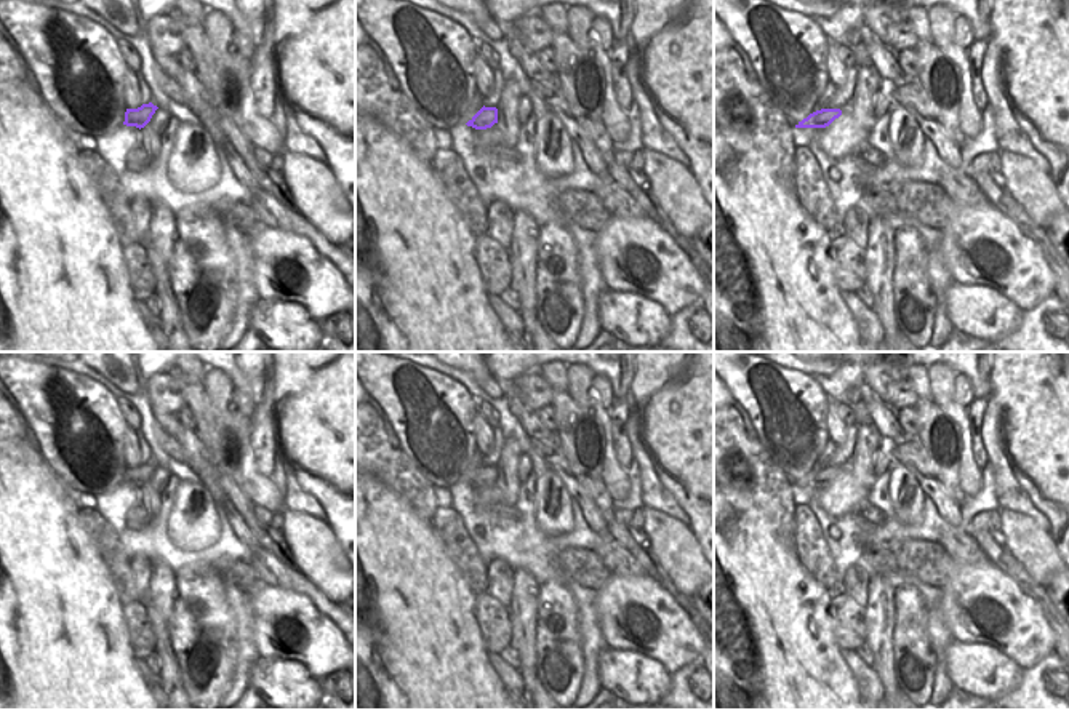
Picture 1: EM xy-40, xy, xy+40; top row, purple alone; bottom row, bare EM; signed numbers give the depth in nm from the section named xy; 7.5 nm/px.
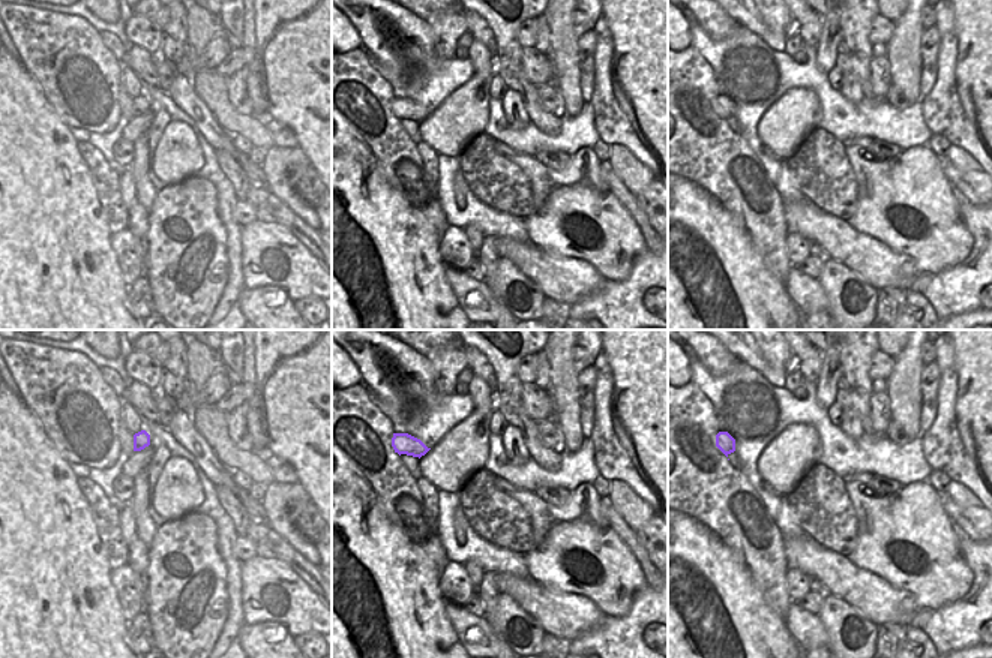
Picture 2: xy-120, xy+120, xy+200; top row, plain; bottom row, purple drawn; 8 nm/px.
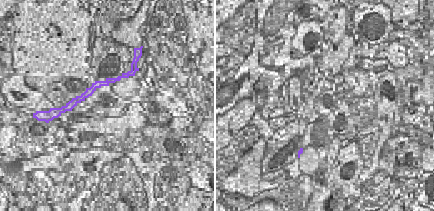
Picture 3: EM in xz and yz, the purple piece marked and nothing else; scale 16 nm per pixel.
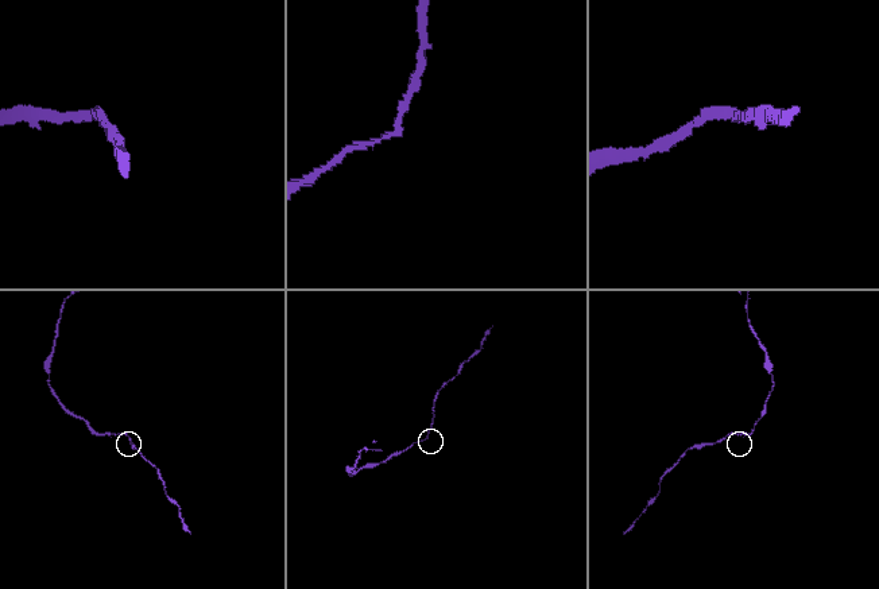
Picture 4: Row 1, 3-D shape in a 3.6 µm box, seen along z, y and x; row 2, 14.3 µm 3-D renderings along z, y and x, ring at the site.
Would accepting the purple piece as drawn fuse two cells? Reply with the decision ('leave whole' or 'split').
leave whole

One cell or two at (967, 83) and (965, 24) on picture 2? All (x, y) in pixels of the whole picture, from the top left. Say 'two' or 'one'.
one

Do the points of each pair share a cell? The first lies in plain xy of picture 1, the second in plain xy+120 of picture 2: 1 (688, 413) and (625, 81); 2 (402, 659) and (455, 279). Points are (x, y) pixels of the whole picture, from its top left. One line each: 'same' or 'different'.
1: same
2: different

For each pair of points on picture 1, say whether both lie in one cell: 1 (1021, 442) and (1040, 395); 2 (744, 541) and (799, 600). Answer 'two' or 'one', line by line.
1: one
2: one

